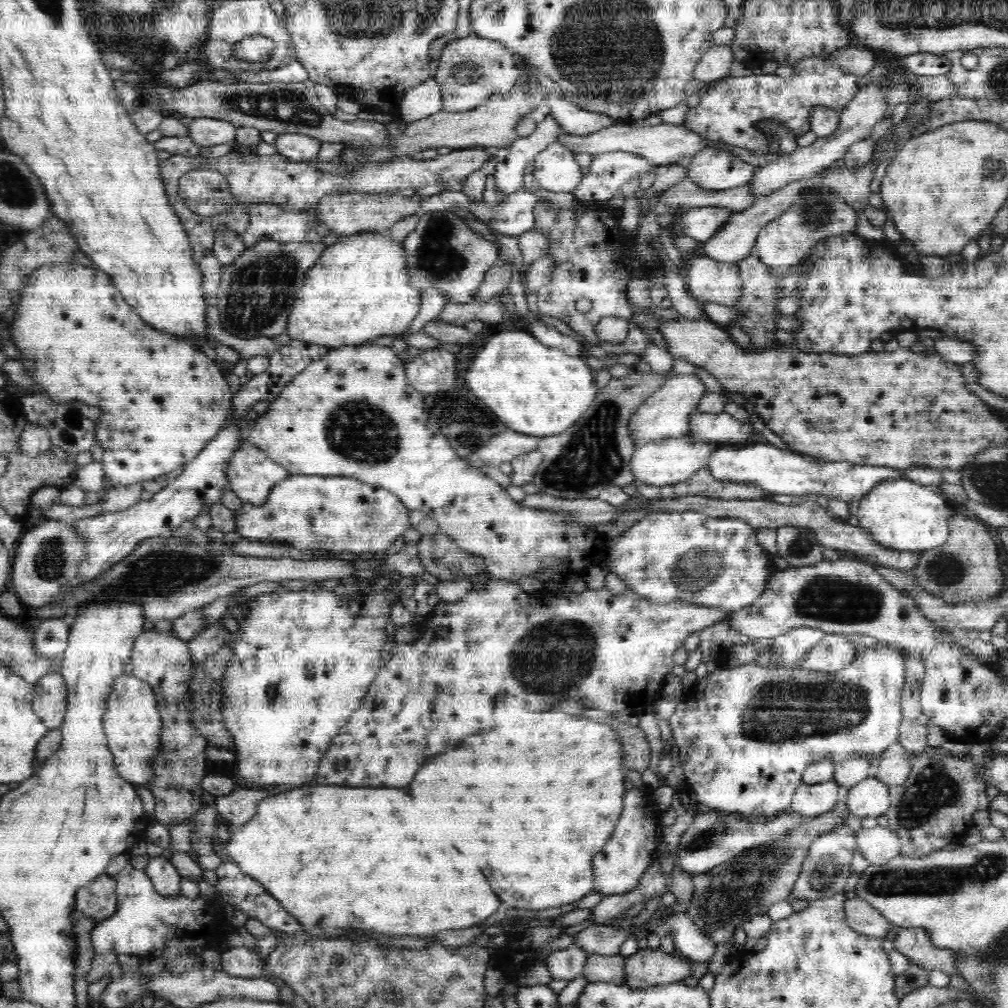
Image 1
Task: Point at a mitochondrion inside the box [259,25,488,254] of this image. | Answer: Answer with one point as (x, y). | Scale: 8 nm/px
(464, 71)

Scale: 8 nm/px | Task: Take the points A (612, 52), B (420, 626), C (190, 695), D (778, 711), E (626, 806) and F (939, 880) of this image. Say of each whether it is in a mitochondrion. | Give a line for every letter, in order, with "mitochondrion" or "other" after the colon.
A: mitochondrion
B: other
C: other
D: mitochondrion
E: other
F: mitochondrion

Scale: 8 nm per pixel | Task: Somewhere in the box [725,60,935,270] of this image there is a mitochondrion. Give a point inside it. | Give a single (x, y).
(815, 215)

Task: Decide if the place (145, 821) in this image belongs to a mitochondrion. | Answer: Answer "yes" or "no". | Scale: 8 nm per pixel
no

